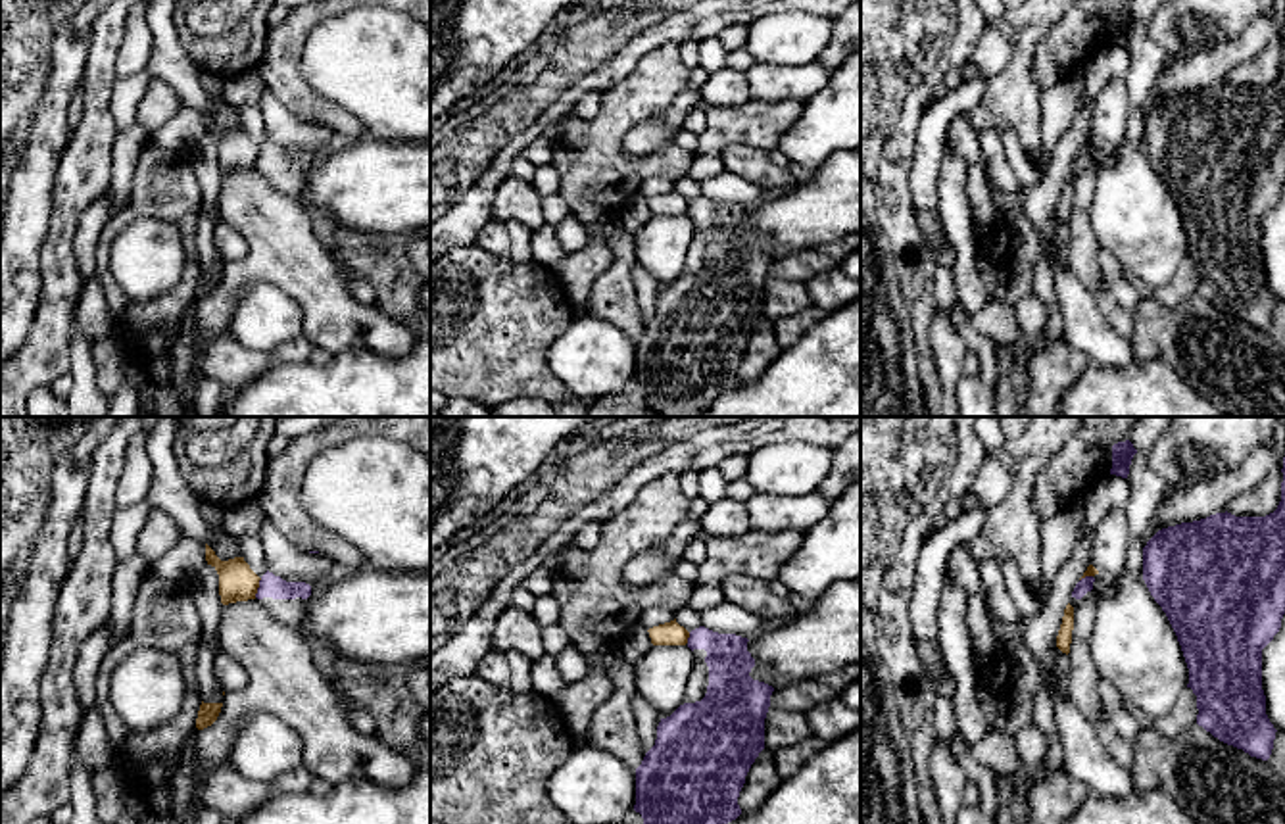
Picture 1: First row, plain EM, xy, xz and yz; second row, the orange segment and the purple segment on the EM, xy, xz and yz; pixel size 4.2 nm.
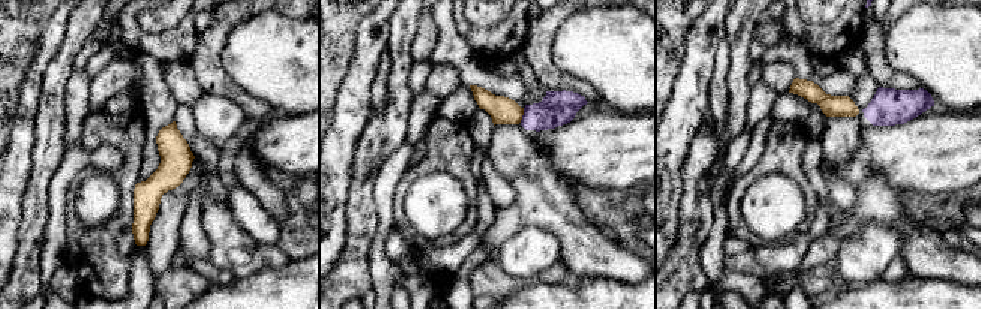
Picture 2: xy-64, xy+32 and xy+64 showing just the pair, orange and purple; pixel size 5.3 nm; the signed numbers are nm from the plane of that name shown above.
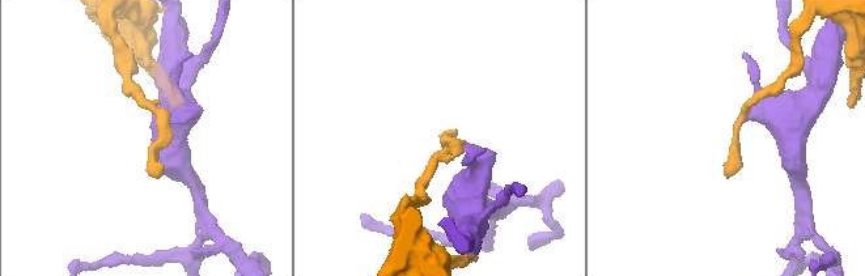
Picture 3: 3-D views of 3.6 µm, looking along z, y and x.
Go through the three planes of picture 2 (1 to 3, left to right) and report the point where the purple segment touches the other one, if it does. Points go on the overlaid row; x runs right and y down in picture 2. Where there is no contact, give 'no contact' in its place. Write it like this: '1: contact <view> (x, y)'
1: no contact
2: contact xy+32 (522, 114)
3: no contact

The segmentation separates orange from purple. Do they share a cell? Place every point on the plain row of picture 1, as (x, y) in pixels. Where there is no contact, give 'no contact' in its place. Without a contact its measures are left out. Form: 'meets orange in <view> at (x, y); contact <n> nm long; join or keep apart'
meets orange in xy at (258, 156); contact 90 nm long; keep apart

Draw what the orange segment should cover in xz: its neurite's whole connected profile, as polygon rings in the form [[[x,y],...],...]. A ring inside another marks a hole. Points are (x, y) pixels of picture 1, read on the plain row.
[[[674,190],[647,200],[653,215],[686,215],[690,202]]]

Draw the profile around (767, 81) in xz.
[[[820,60],[803,65],[757,61],[745,77],[751,100],[797,98],[805,102],[830,83],[832,73]]]

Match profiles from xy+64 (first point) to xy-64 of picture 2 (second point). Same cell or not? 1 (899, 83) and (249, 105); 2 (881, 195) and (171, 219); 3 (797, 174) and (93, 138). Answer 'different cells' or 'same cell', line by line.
1: same cell
2: different cells
3: same cell

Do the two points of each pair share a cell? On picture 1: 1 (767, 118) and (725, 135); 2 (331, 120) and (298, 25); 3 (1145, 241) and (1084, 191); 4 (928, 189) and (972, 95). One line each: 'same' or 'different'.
1: same
2: same
3: different
4: same

